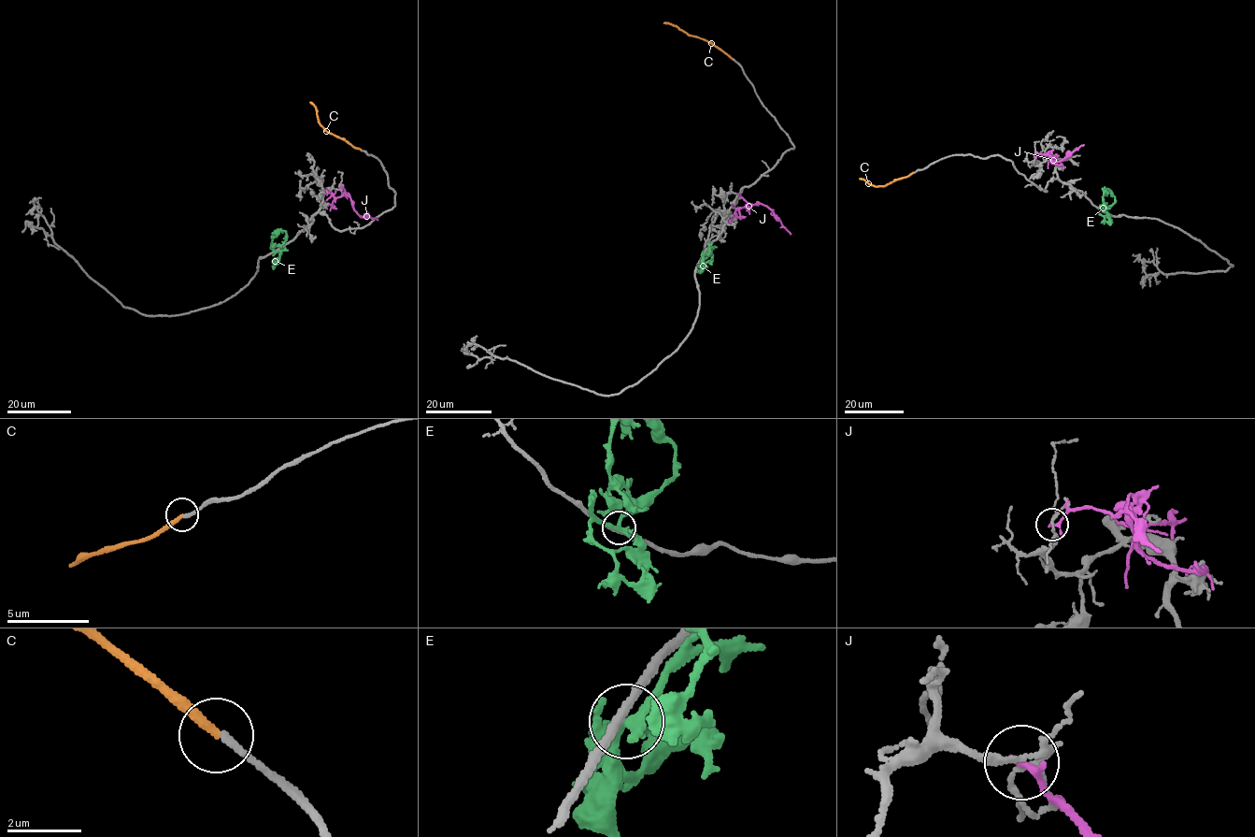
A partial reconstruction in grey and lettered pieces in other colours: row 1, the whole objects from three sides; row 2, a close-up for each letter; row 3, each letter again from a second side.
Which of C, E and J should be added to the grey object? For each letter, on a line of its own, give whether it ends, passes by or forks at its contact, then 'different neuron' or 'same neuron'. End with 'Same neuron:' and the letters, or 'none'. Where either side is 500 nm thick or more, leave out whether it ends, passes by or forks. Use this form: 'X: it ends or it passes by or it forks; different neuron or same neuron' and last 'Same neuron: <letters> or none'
C: it ends; different neuron
E: it forks; different neuron
J: it ends; different neuron
Same neuron: none

